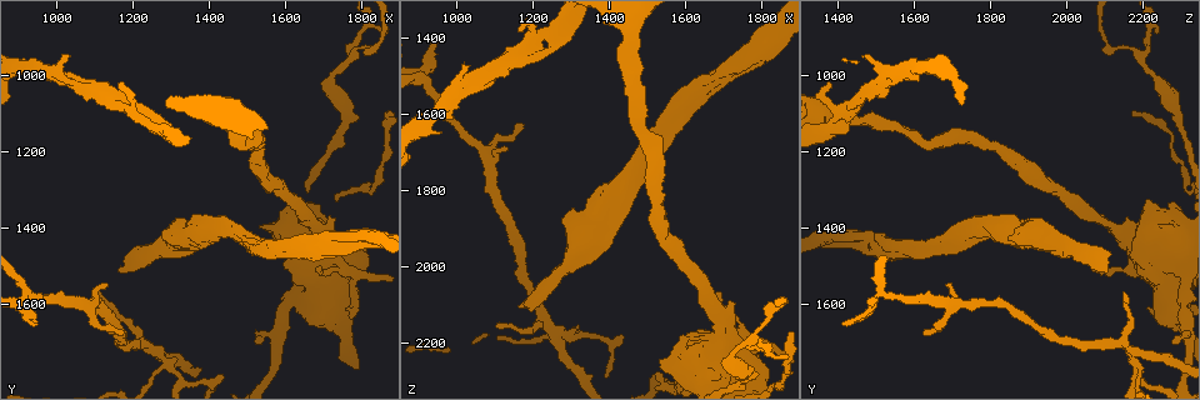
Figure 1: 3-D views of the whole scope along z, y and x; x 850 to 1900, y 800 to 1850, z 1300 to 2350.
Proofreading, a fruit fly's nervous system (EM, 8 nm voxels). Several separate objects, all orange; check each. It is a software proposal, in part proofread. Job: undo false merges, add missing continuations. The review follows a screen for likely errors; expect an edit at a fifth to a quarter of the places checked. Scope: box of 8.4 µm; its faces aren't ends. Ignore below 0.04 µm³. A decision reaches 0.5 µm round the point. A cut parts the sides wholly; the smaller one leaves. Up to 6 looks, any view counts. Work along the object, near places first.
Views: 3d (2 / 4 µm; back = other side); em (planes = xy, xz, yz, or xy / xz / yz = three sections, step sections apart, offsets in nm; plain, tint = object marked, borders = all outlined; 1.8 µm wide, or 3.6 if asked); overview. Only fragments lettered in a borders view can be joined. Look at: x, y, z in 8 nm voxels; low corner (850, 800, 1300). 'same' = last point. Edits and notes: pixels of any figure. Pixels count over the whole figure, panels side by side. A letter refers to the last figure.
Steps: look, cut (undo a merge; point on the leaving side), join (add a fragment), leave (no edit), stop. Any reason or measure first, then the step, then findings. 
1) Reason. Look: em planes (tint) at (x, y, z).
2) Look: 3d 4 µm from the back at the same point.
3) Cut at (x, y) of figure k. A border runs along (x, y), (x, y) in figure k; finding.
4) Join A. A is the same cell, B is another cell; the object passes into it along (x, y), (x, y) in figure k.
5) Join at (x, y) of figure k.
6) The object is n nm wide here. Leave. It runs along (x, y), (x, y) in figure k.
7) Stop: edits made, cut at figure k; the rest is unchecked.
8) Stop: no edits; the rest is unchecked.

Side arm on a straight run. Look: em planes (tint) at (1135, 1050, 1470).

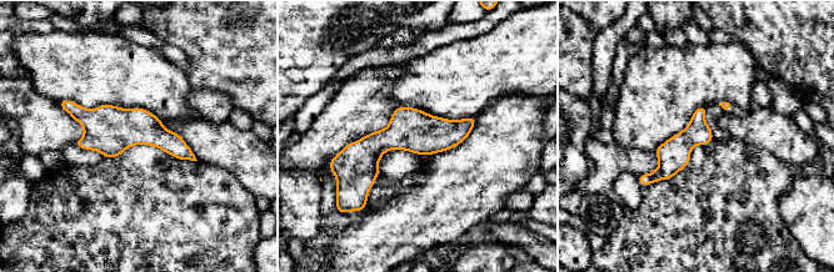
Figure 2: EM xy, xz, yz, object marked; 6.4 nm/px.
What lies round it. Look: em planes (borders) at the same point.

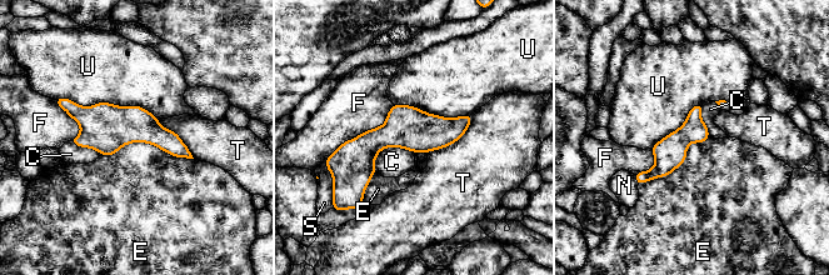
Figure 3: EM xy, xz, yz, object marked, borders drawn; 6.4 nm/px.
Leave. C, E, F, N, S, T and U are other cells; it runs along (468, 118), (340, 151) in figure 3; continuous, no second cell.

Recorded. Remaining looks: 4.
An open end. Look: em planes (borders) at (1165, 1505, 2105).

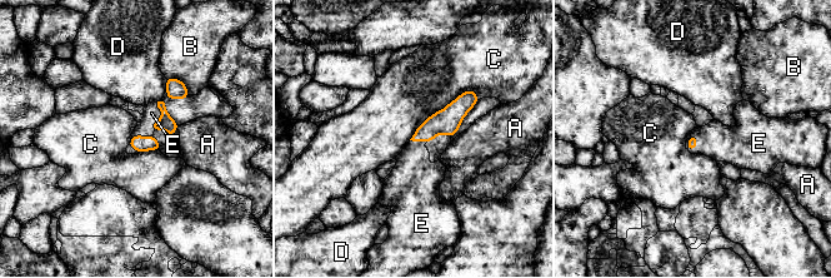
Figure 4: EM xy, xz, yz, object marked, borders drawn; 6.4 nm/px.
The longest contact is with C, 550 nm. Join E. E is the same cell, A, B, C and D are other cells; it goes on there.

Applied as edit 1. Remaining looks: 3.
Look: overview.

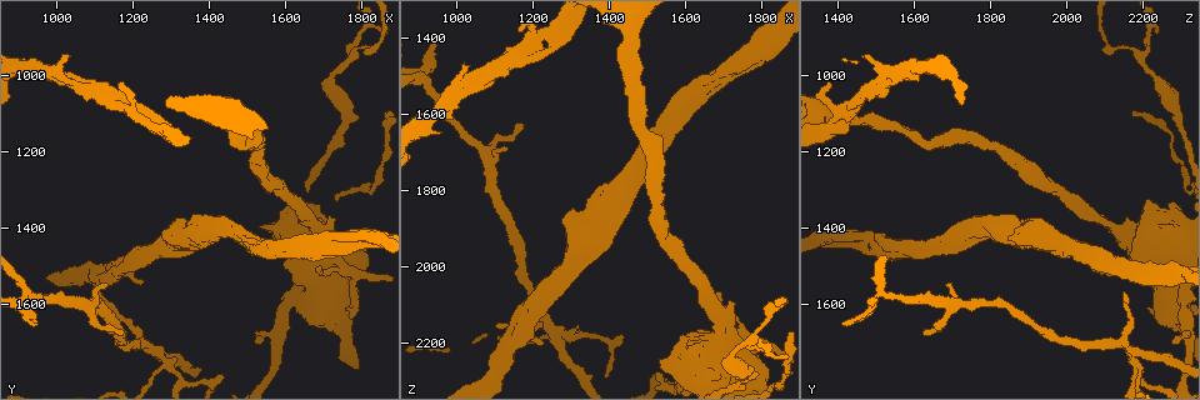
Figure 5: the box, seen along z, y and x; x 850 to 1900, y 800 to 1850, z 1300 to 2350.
Four arms meet. Look: em yz step 16 (borders) at (1270, 1730, 2180).

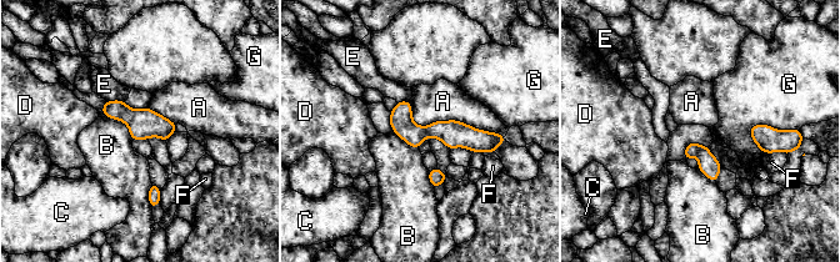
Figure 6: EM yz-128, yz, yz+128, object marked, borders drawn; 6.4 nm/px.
Cut it another way. Look: em planes (borders) at the same point.

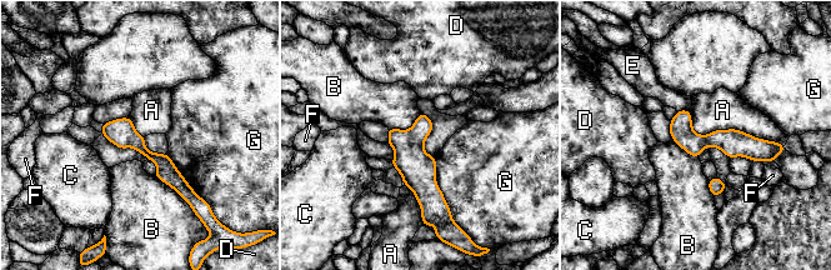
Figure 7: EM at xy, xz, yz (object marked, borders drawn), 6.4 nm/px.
The longest contact is with A, 650 nm. Cut at (168, 173) of figure 7. A, B, C, D, E, F and G are other cells; two cells meet here.

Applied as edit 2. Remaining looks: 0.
Stop: edits made, join at figure 4, cut at figure 7; the rest is unchecked.

